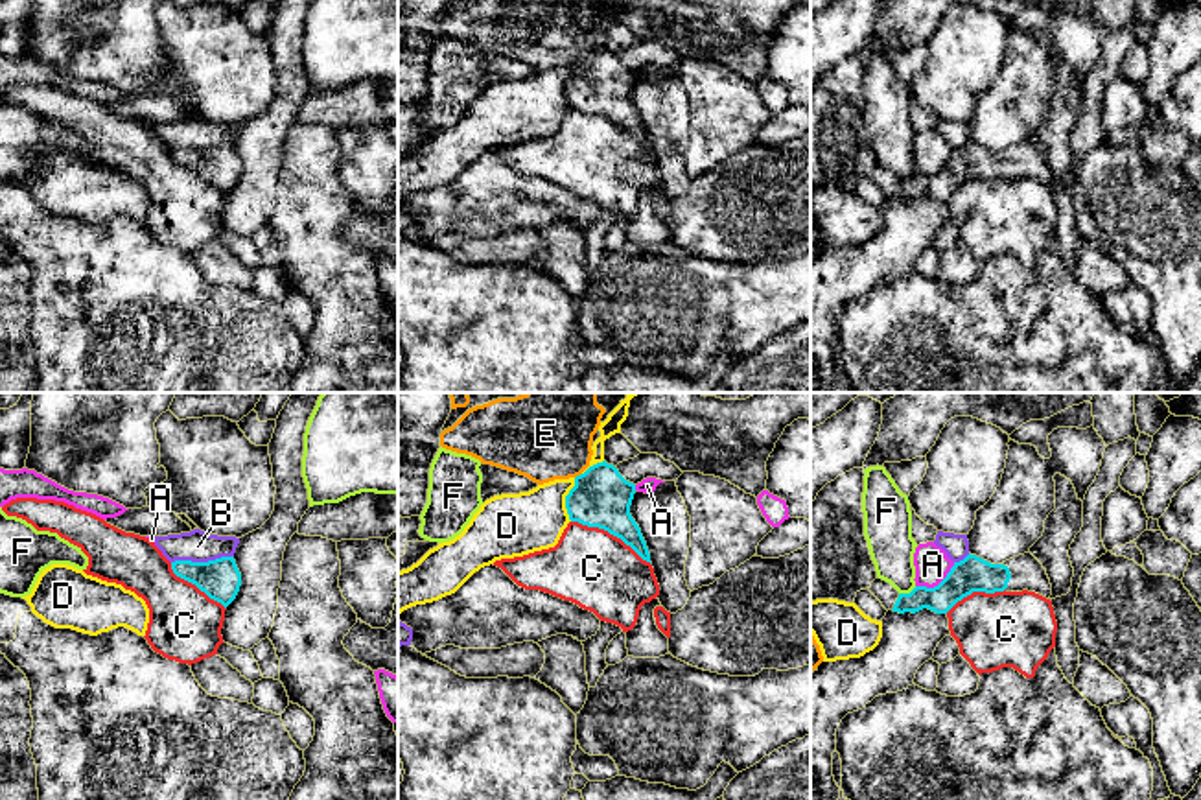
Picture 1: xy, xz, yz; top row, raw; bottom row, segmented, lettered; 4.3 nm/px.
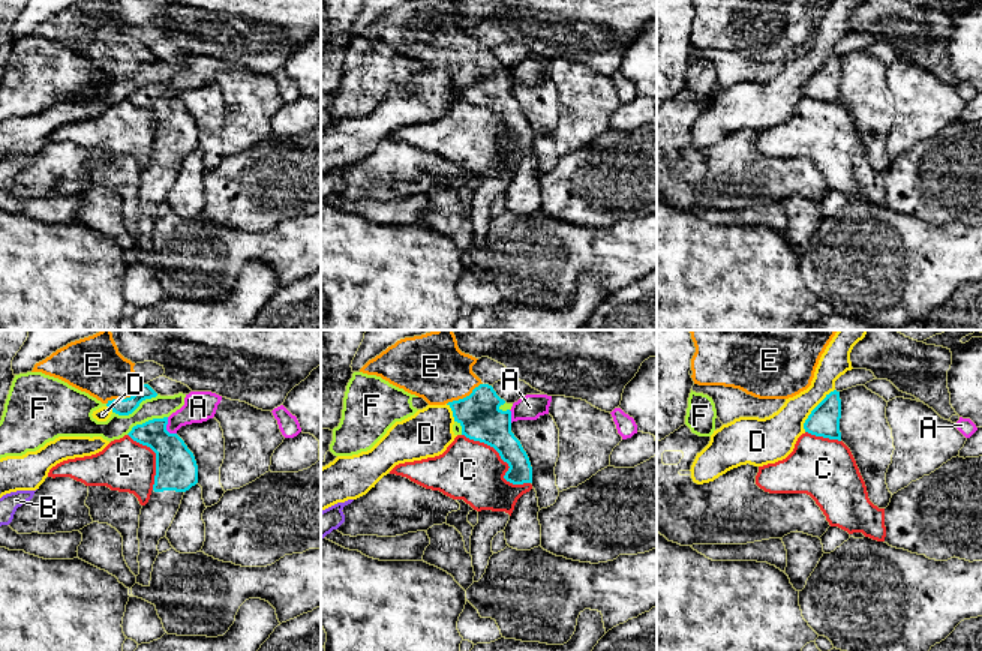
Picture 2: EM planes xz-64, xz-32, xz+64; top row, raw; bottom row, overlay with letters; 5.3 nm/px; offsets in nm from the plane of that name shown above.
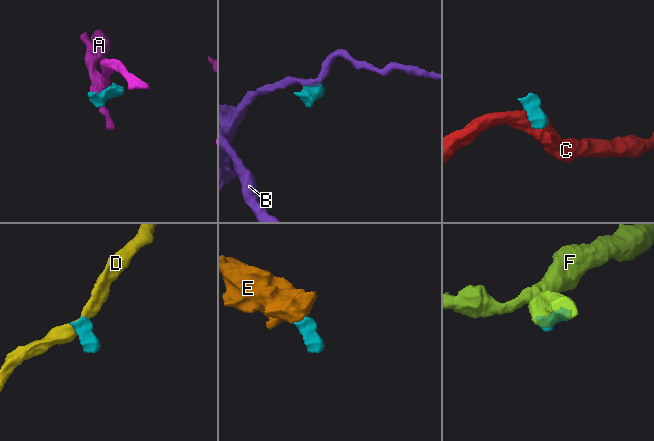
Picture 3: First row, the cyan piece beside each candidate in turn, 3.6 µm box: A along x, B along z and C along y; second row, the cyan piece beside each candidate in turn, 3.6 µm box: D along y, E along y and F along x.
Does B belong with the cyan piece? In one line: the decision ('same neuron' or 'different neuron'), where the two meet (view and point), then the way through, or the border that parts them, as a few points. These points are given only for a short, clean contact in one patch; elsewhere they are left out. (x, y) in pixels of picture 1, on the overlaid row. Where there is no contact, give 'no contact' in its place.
different neuron; meets cyan in xy at (201, 563); border along xy (233, 555), (172, 563)

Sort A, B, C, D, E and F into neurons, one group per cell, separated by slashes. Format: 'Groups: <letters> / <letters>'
Groups: A / B / C / D / E / F

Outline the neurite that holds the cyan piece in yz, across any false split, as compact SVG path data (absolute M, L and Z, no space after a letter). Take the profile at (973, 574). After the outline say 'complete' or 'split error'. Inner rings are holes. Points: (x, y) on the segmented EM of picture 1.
M1024 553L1002 564L991 564L976 555L967 555L954 562L947 577L934 588L915 586L910 594L899 594L893 612L919 612L928 608L936 614L947 614L958 601L973 592L1035 592L1046 599L1052 595L1052 584L1043 564Z; split error

